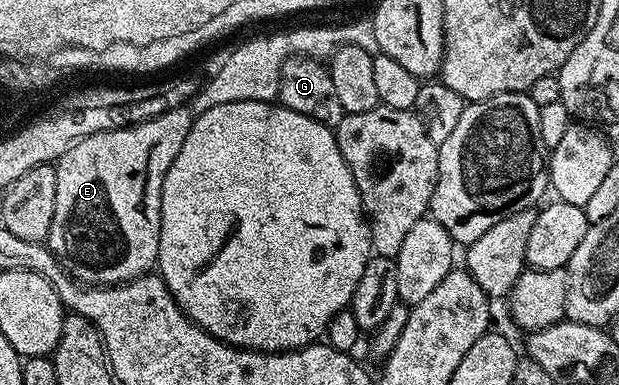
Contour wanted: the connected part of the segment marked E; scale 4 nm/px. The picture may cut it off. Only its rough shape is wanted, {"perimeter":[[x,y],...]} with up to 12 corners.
{"perimeter":[[195,115],[96,132],[56,163],[48,245],[83,286],[158,260]]}

